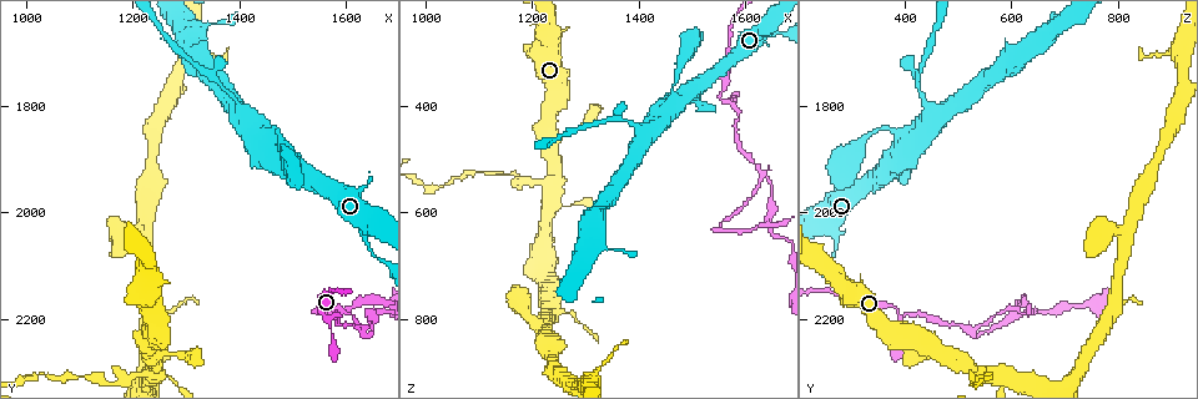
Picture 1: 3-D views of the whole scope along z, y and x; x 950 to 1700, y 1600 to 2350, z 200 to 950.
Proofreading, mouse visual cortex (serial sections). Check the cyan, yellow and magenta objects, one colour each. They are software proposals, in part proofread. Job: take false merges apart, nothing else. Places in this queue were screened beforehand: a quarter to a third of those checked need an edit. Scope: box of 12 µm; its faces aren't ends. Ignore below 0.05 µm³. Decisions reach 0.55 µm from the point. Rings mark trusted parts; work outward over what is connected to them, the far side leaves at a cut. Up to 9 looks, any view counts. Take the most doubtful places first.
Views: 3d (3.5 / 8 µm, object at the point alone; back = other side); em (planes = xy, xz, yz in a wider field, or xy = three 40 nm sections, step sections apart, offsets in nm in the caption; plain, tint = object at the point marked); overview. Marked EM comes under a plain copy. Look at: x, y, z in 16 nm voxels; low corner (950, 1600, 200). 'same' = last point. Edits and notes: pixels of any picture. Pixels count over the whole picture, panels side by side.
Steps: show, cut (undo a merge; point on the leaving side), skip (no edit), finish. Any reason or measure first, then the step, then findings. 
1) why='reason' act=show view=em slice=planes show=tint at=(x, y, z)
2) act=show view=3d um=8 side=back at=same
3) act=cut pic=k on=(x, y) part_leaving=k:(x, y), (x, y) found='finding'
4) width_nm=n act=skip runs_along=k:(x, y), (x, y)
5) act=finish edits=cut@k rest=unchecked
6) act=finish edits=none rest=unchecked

why='a fork' act=show view=3d um=3.5 at=(1570, 2195, 390)

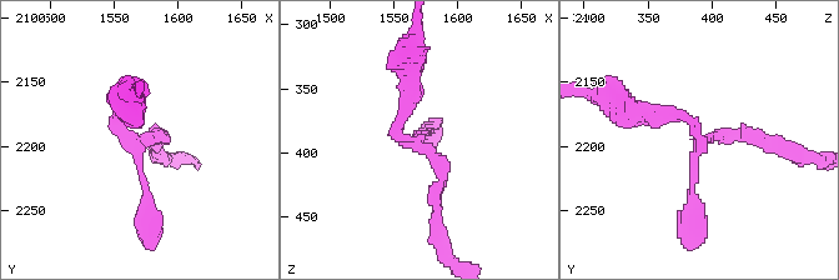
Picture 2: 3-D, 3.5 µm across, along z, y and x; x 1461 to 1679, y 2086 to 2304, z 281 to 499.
why='shape alone is not enough' act=show view=em slice=xy step=1 show=tint at=(1562, 2194, 390)

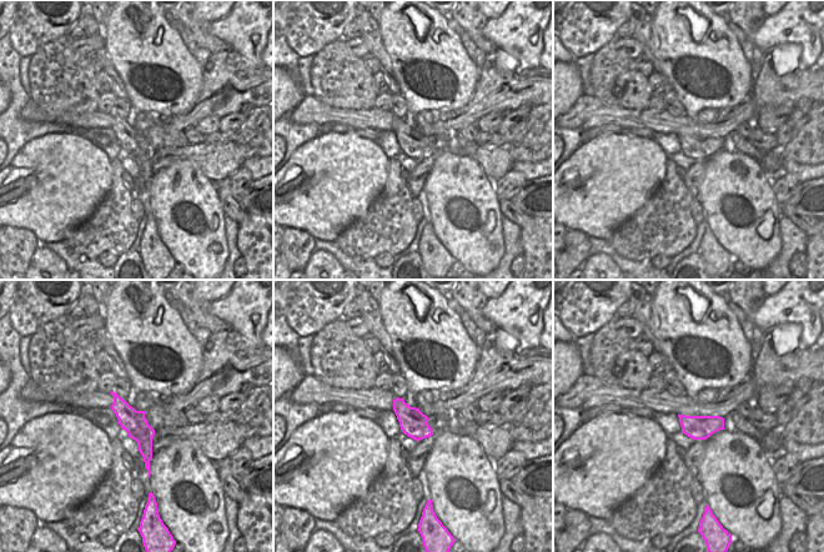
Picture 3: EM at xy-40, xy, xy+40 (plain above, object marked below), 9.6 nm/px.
act=skip runs_along=2:(643, 109), (688, 118), (701, 140), (764, 140) found='continuous, no second cell'

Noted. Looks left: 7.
why='abrupt turn' act=show view=3d um=3.5 at=(1635, 2225, 525)

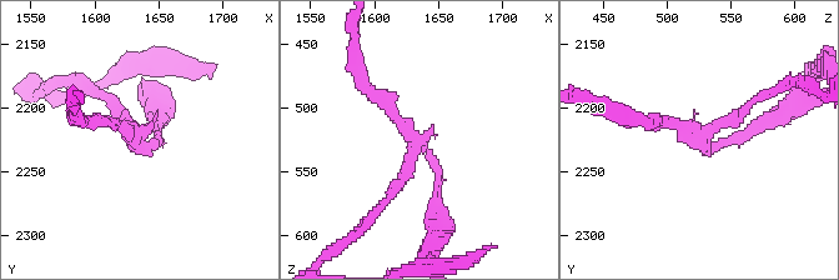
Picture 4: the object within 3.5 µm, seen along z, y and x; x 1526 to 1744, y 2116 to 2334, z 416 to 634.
arms=3 arm_widths_nm=150,150,200 act=show view=em slice=xy step=2 show=tint at=(1632, 2220, 528)

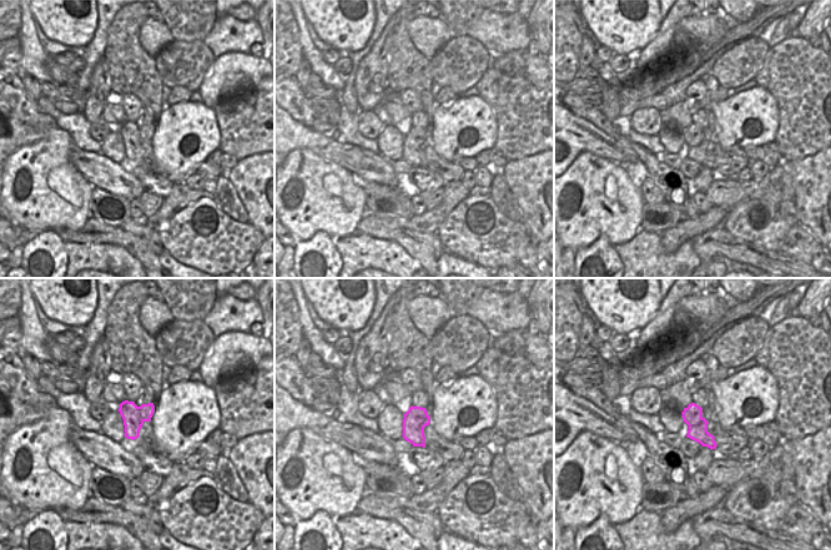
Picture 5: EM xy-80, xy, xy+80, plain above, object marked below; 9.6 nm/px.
width_nm=240 act=skip runs_along=4:(362, 84), (427, 150), (435, 199) found='continuous, no second cell'

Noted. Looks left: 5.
why='abrupt turn' act=show view=3d um=3.5 at=(1555, 2195, 625)

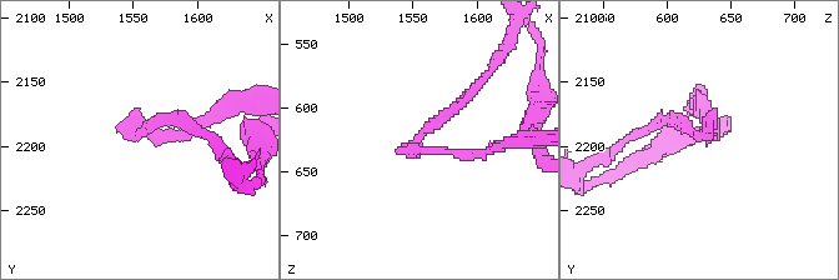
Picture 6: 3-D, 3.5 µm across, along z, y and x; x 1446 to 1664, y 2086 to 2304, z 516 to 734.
arm_widths_nm=150,150 act=skip runs_along=6:(476, 90), (415, 144), (491, 150) found='continuous, no second cell'

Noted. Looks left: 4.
why='small branch off a trunk' act=show view=3d um=3.5 side=back at=(1410, 1800, 445)

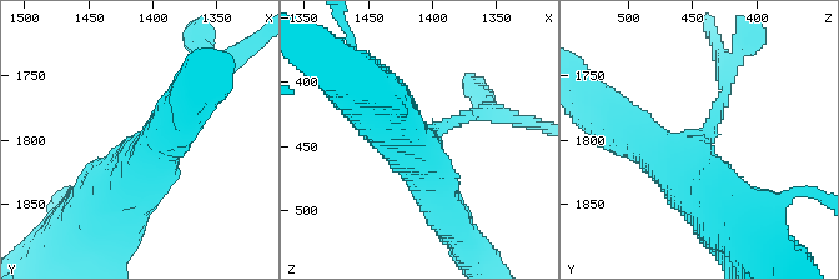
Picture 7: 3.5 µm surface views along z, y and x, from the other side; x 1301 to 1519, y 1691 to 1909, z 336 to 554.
arms=3 arm_widths_nm=200,500,800 act=show view=em slice=planes show=tint at=same

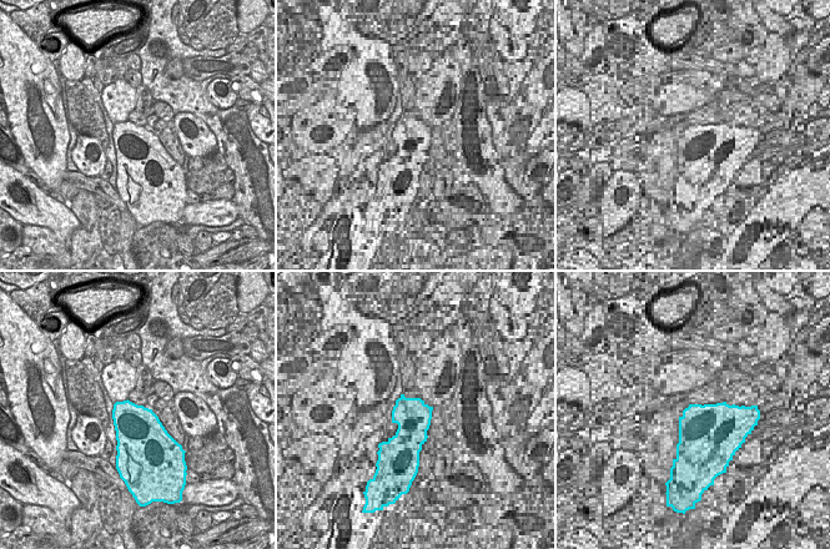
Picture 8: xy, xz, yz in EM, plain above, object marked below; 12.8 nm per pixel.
act=skip runs_along=7:(729, 224), (674, 165), (621, 124) found='all the same cell'

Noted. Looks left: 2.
act=finish edits=none rest=unchecked

